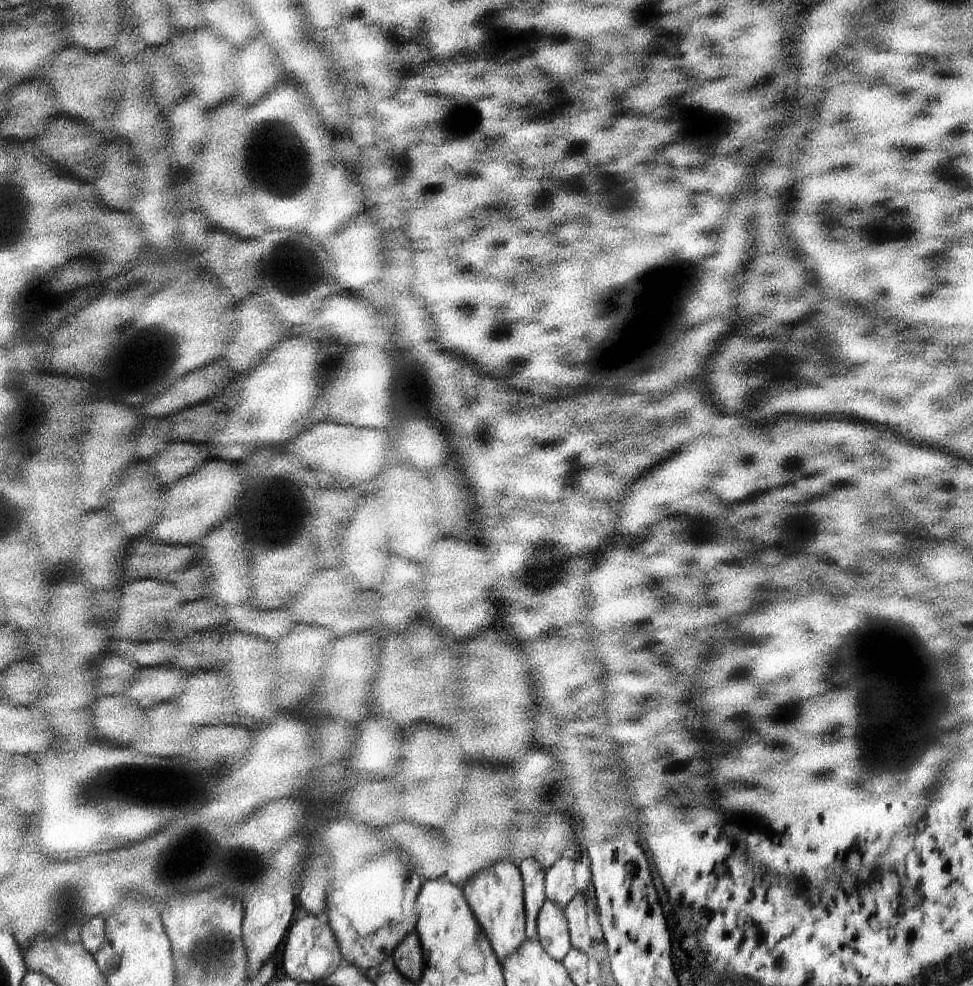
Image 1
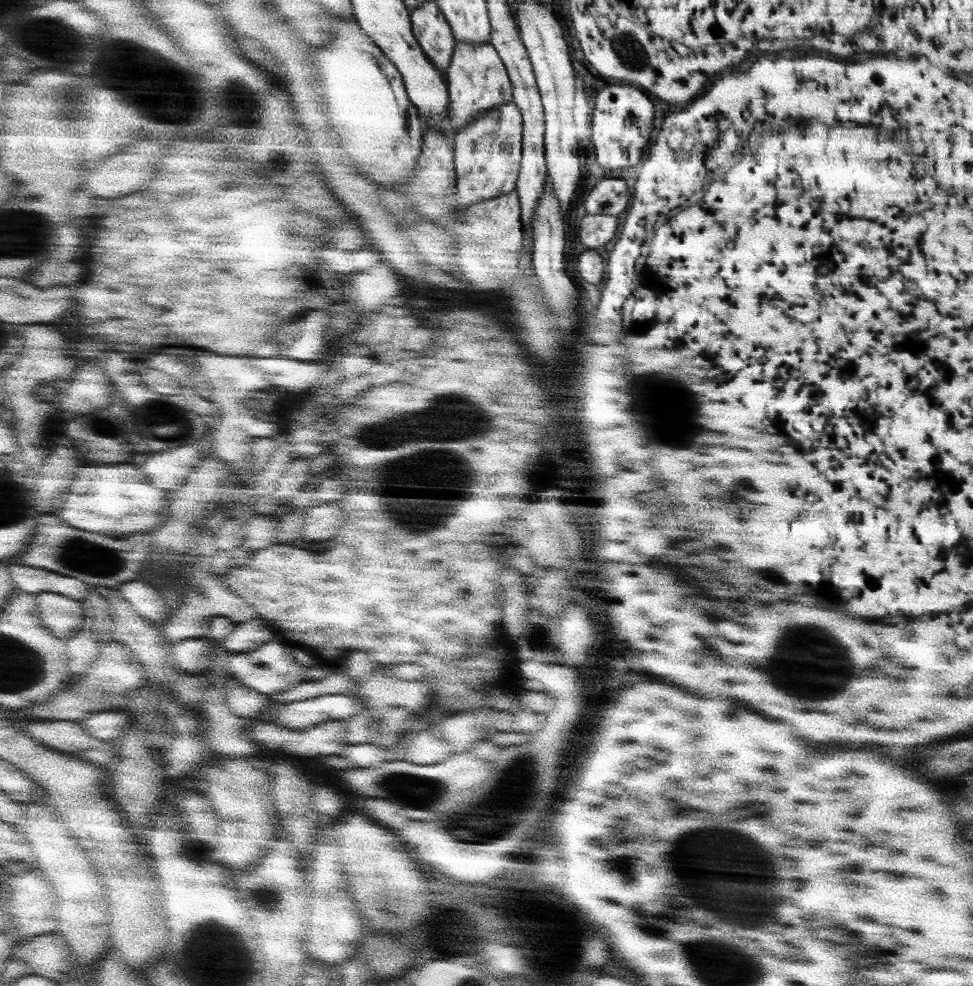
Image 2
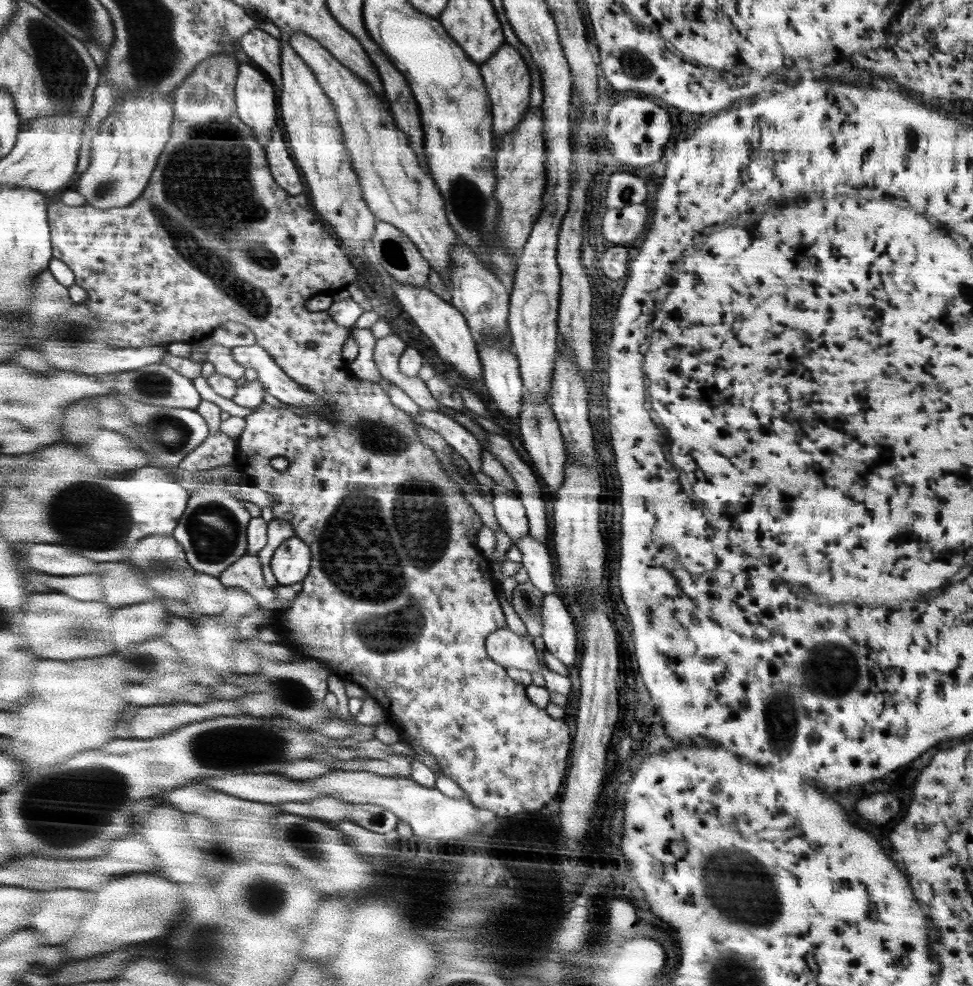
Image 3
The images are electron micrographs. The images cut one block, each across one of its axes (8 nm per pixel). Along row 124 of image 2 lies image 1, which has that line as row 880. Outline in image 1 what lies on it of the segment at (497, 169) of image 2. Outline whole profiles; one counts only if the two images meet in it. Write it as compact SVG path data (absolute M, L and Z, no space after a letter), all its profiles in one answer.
M510 860L498 861L480 869L465 882L466 902L474 913L484 934L488 937L494 954L500 964L512 954L527 938L525 931L525 904L523 899L523 878L518 867Z

